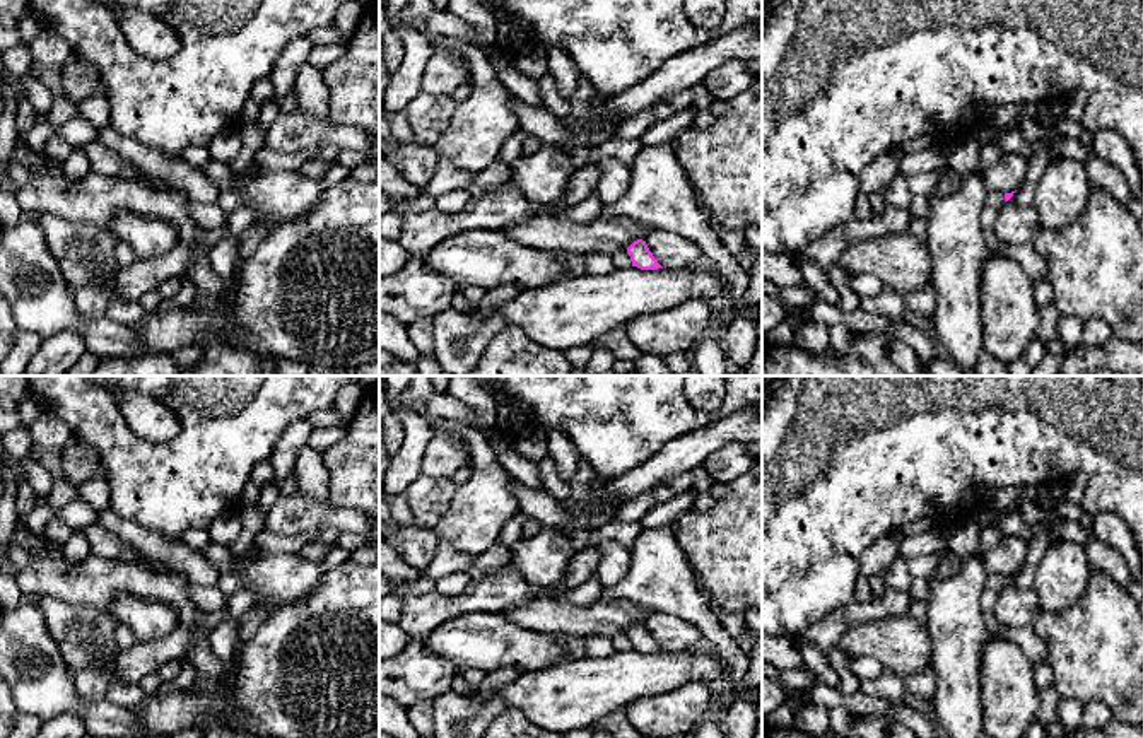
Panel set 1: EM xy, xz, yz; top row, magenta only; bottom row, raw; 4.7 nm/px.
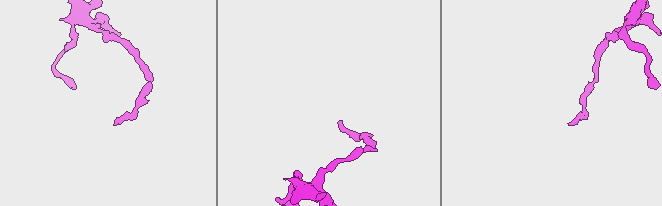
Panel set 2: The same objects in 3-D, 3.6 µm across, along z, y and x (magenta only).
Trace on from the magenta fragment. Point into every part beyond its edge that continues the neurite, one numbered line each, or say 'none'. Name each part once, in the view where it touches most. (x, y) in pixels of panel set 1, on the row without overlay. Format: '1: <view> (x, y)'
1: yz (995, 583)

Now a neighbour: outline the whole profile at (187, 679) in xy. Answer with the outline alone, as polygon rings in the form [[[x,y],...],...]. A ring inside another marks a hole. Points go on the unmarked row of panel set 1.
[[[181,663],[181,673],[176,680],[169,683],[161,683],[157,694],[164,695],[179,688],[191,688],[196,680],[196,671],[190,663]]]

